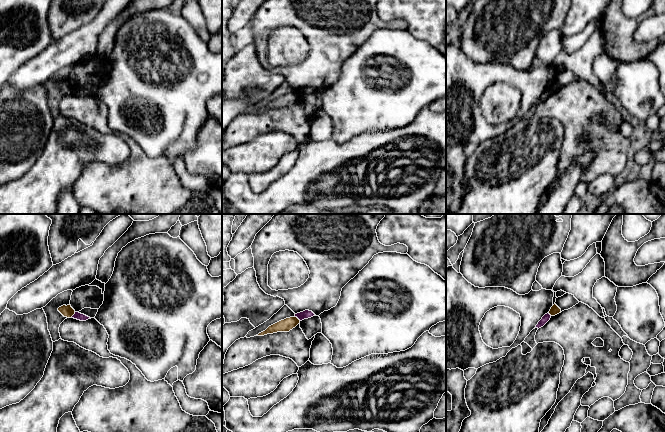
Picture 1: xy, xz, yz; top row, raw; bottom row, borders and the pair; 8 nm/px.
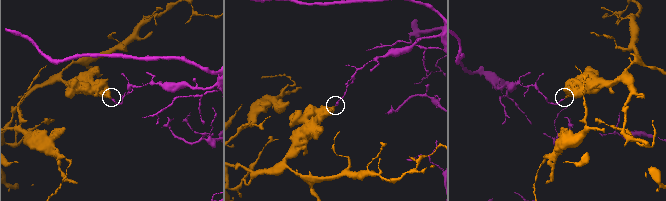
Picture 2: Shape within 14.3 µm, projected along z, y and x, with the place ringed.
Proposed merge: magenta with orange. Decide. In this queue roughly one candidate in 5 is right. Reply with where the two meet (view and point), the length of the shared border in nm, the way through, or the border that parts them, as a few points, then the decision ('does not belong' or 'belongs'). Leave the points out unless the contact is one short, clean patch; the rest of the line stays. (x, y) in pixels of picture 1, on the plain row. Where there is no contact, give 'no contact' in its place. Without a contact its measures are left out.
xz (297, 93) | 70 nm | along xz (294, 92), (300, 96) | does not belong

